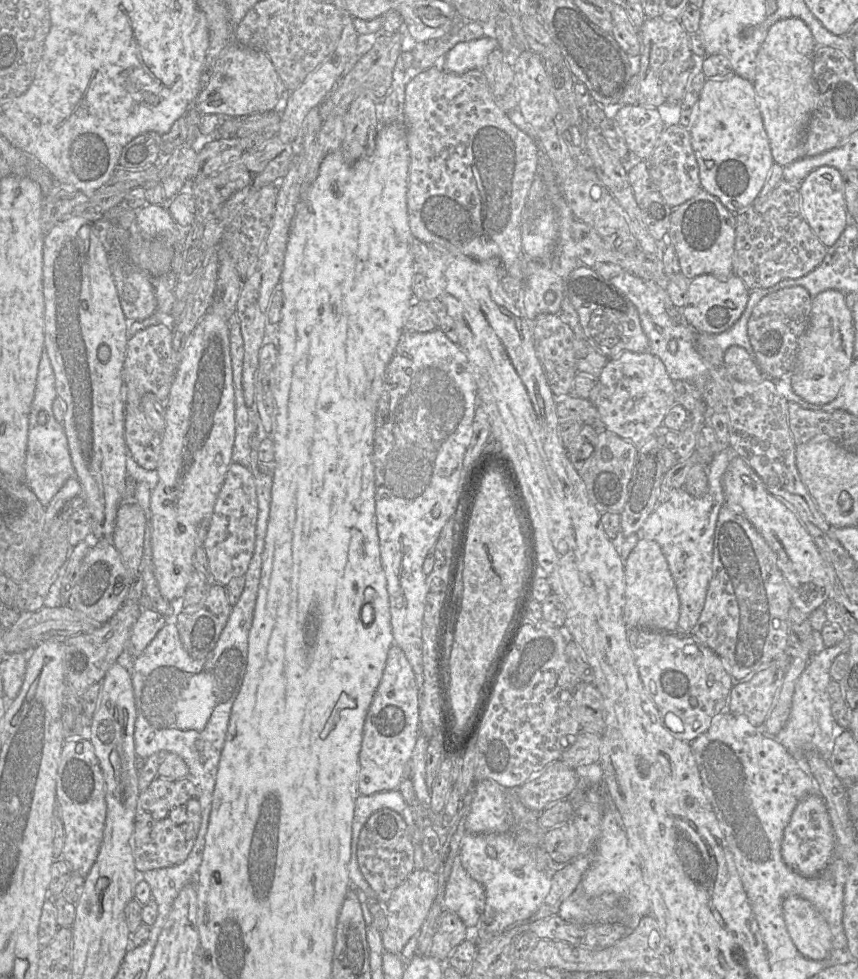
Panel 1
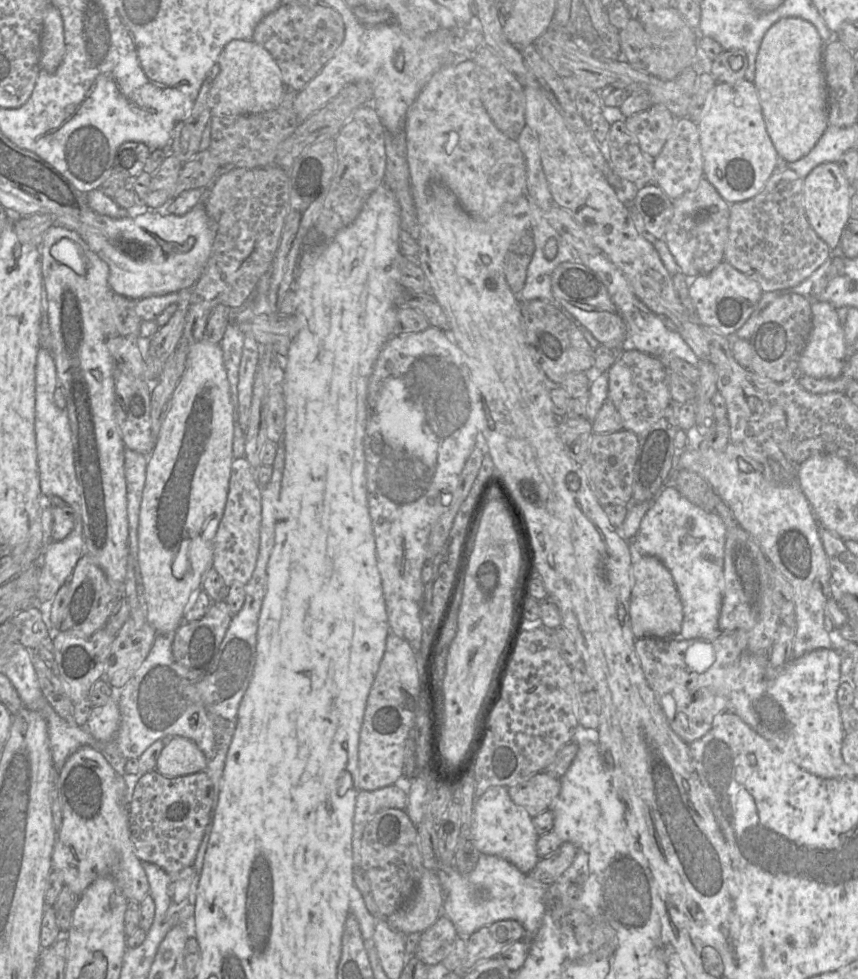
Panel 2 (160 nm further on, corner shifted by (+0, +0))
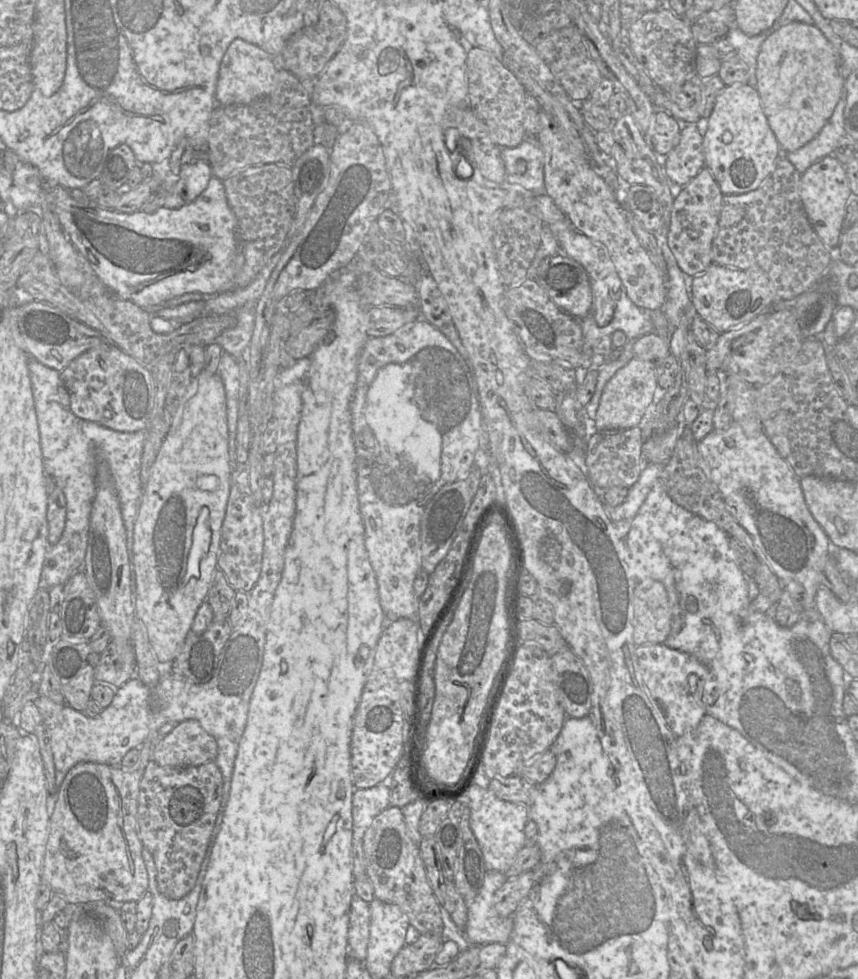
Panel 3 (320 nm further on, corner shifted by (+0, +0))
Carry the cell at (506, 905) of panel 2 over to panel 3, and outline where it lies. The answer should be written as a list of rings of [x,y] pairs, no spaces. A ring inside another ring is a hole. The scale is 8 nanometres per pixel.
[[[487,870],[478,894],[468,903],[463,934],[470,945],[508,942],[514,926],[513,917],[501,917],[494,907],[494,894],[506,880],[505,873]]]

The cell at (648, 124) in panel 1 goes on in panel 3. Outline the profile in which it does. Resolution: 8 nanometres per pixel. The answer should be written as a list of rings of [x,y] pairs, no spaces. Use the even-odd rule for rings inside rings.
[[[656,110],[645,139],[654,153],[664,158],[679,142],[682,124],[665,110]]]

